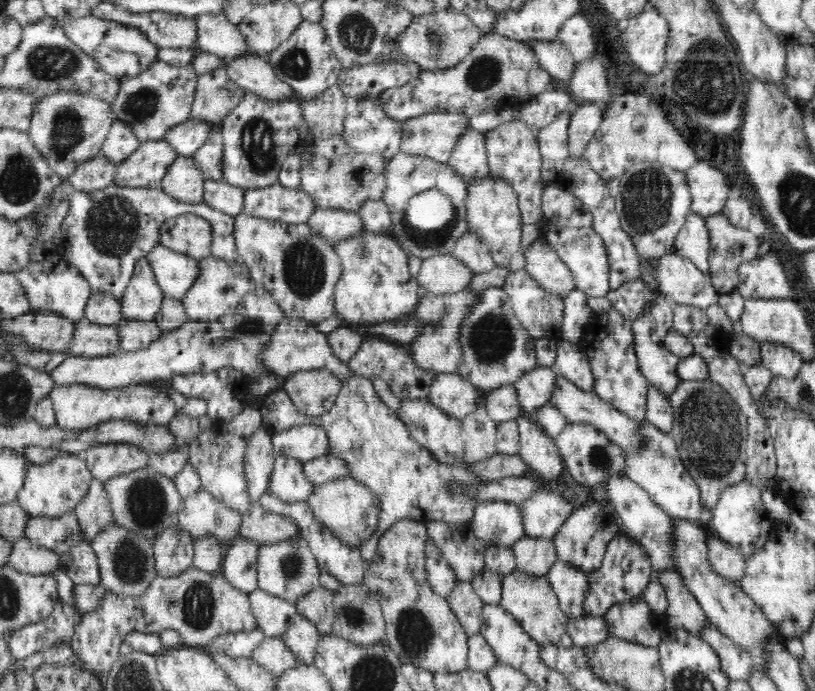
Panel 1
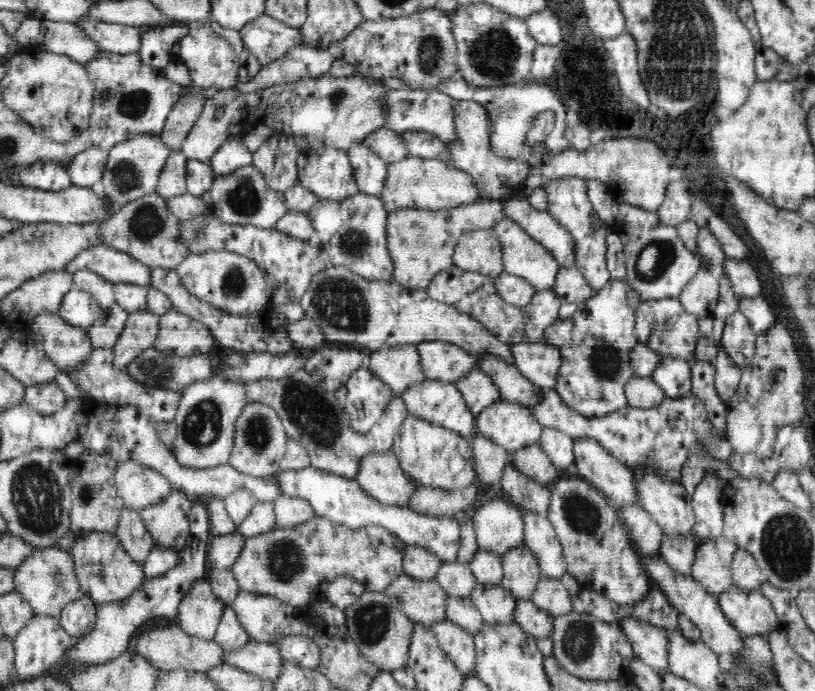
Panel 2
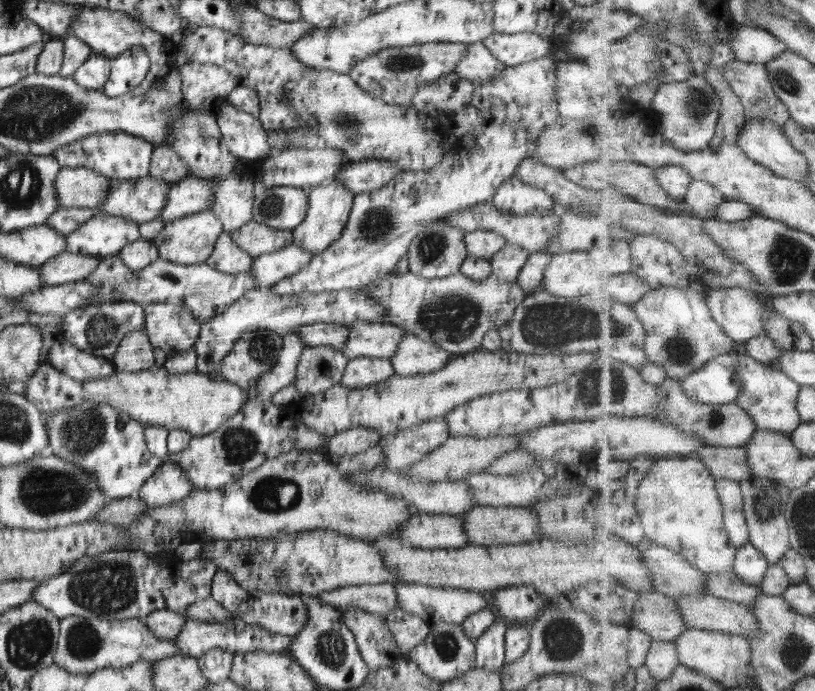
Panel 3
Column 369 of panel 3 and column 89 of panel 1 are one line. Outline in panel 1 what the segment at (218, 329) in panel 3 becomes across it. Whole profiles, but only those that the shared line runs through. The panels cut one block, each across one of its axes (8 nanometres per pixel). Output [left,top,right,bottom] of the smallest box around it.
[85,293,123,326]

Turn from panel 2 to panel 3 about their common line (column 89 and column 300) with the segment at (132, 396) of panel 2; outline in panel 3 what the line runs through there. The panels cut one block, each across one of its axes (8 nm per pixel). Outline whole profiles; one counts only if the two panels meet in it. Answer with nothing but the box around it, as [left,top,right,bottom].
[293,345,347,399]

